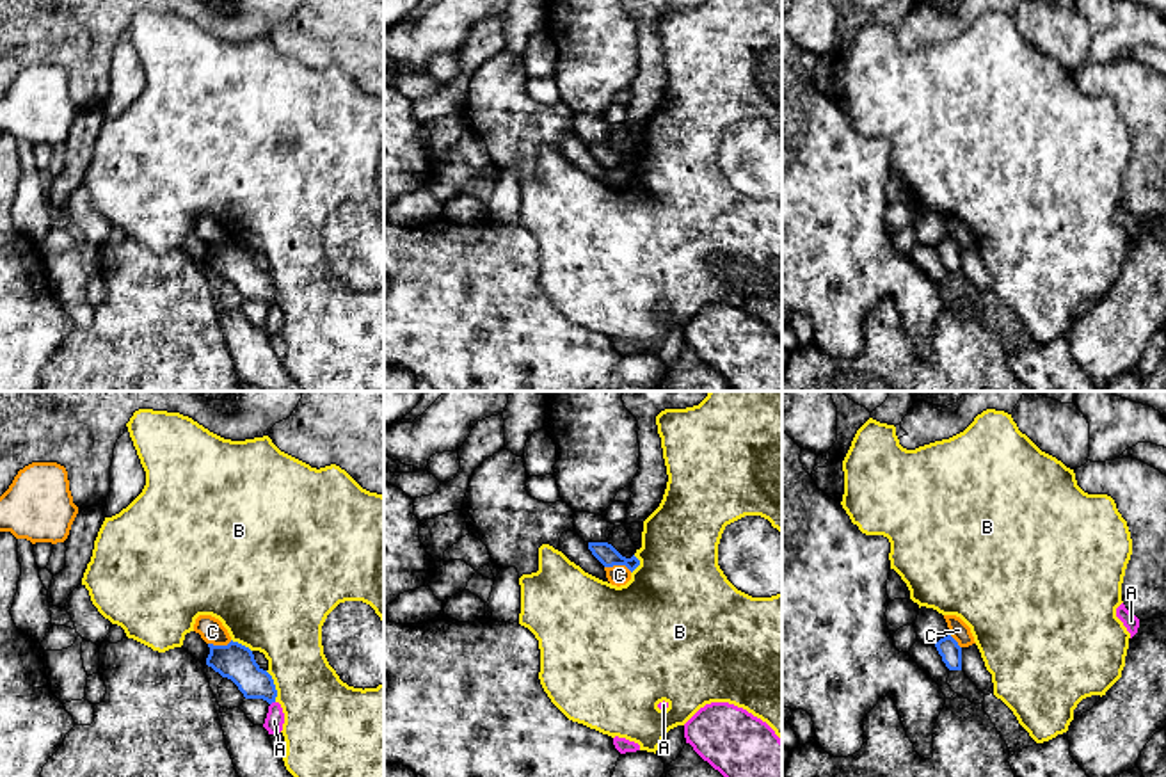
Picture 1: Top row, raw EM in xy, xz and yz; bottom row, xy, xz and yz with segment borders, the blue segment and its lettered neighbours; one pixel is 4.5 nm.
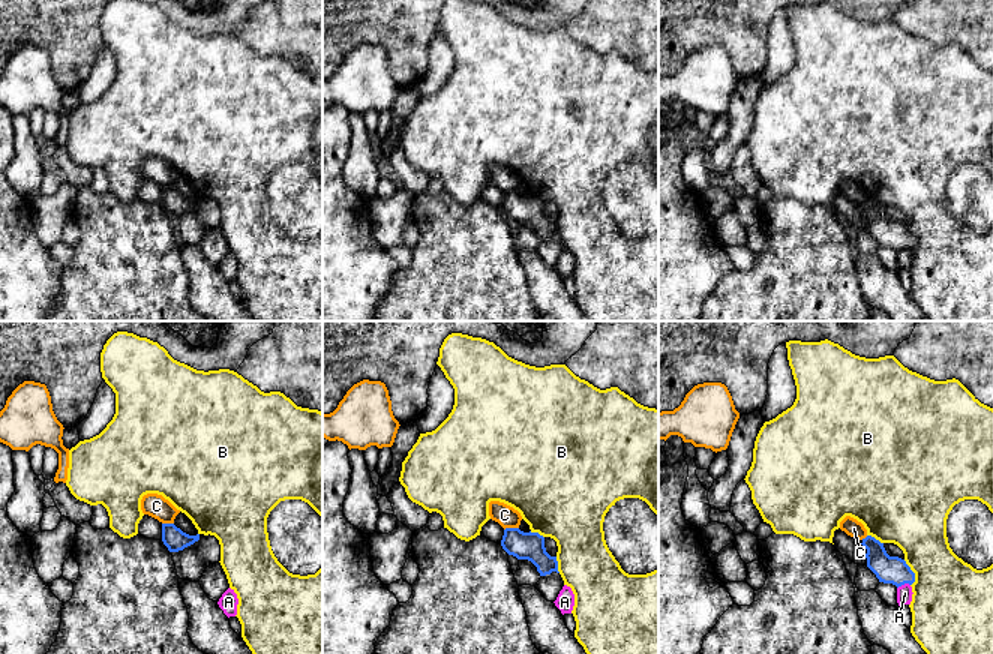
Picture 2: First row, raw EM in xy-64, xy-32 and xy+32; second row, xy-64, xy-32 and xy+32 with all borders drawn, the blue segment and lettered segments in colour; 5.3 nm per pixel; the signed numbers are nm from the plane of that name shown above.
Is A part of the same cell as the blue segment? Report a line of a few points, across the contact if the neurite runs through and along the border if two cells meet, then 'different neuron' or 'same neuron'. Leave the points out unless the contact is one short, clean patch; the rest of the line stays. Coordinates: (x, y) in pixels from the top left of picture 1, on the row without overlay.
xy (274, 303), (271, 306) | different neuron

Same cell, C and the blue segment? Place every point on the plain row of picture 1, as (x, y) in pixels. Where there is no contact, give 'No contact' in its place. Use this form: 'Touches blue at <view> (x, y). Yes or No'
Touches blue at xz (619, 166). No

